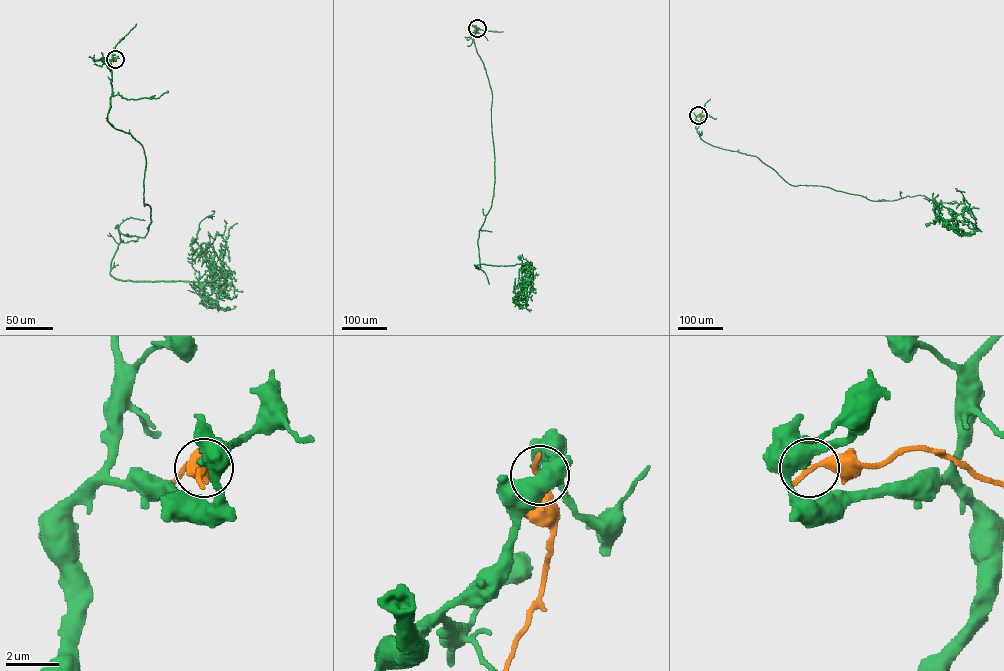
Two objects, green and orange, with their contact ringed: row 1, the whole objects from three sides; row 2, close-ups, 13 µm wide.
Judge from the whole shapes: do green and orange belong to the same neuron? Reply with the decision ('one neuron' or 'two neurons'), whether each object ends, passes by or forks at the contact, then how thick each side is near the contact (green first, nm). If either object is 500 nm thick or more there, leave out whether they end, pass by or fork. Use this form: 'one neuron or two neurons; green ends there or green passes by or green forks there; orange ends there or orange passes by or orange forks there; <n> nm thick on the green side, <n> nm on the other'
two neurons; green passes by; orange ends there; 400 nm thick on the green side, 300 nm on the other

